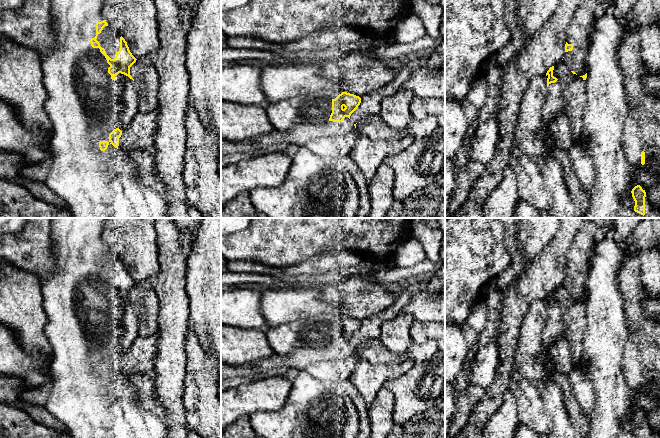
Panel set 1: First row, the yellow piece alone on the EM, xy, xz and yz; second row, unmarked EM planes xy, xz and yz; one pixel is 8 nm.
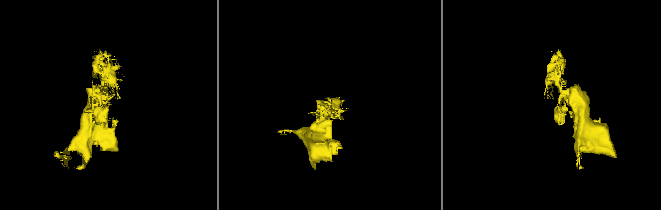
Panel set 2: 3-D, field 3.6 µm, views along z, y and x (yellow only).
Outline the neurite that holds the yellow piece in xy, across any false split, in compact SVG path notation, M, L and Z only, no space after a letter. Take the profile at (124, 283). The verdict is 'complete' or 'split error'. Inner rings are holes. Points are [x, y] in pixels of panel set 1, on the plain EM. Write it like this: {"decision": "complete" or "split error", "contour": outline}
{"decision": "complete", "contour": "M106 244L96 247L96 260L90 263L91 270L93 272L99 272L100 276L105 280L107 287L110 289L108 292L108 297L111 299L111 303L114 304L115 300L119 297L128 300L134 305L130 299L130 291L136 286L136 282L132 279L127 269L125 263L120 261L120 274L116 276L114 283L111 283L107 278L104 272L100 270L100 267L96 264L97 260L101 257L103 252L108 250Z"}

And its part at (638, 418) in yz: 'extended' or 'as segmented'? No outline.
extended

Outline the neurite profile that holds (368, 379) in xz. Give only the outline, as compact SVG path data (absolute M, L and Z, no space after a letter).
M410 359L399 364L371 365L366 360L360 360L350 376L350 381L359 391L361 397L369 405L374 401L379 390L387 381L395 380L404 375L414 365Z

